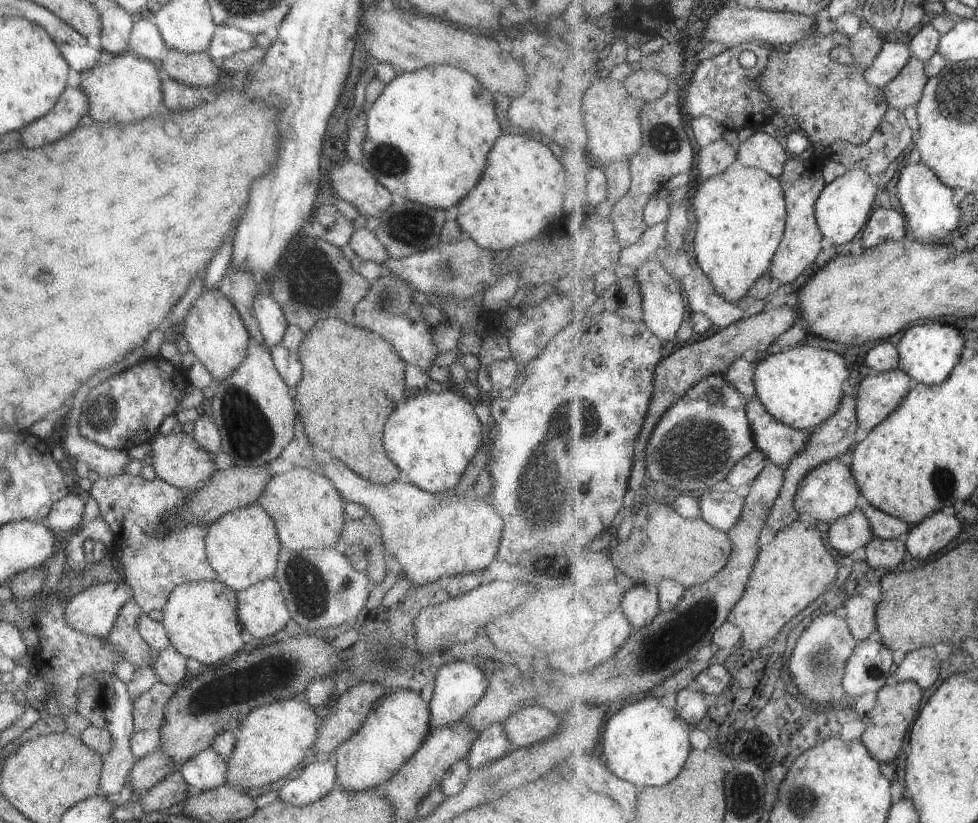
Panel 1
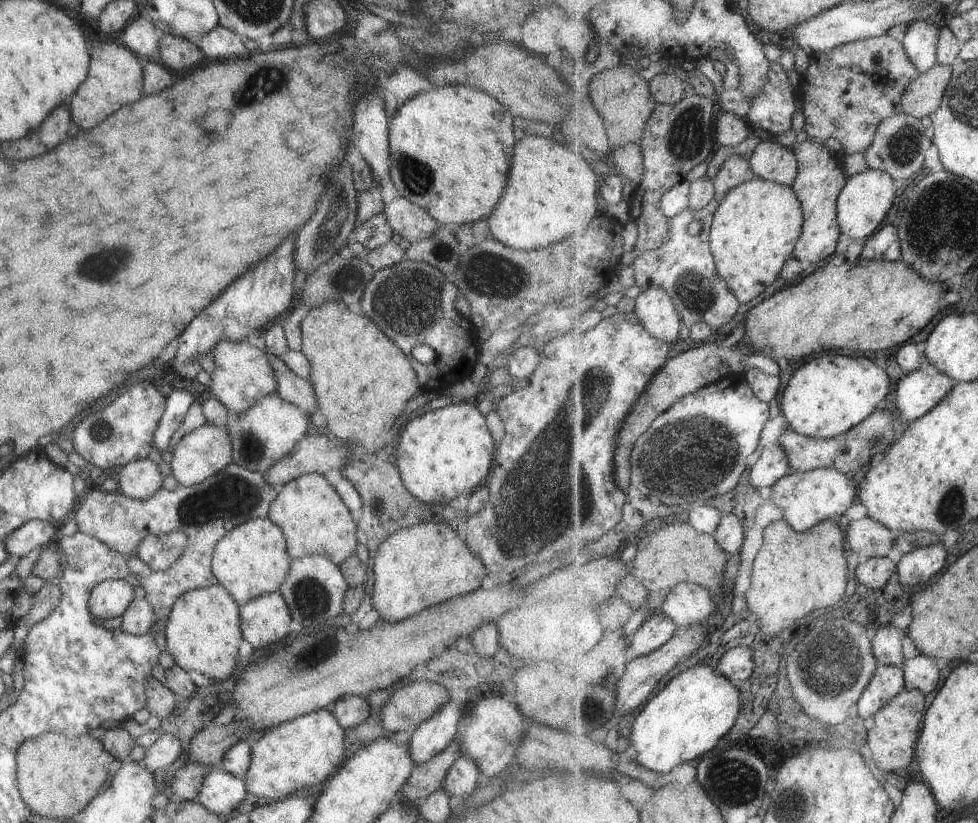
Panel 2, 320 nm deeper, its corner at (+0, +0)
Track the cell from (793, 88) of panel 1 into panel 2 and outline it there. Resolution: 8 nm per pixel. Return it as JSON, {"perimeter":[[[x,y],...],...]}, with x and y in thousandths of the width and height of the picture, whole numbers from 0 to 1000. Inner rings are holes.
{"perimeter":[[[909,41],[900,45],[878,47],[874,51],[863,53],[862,56],[853,58],[852,61],[846,63],[839,62],[830,64],[827,69],[826,85],[821,92],[818,92],[818,102],[816,106],[816,117],[820,124],[819,132],[823,141],[822,158],[826,163],[826,168],[842,174],[844,174],[846,168],[853,168],[859,173],[864,187],[871,188],[874,186],[883,186],[892,177],[892,173],[896,169],[896,160],[900,154],[900,151],[903,149],[905,145],[915,140],[920,140],[924,136],[924,132],[922,131],[922,120],[924,119],[925,111],[928,109],[928,104],[933,100],[936,100],[940,95],[940,91],[941,85],[938,83],[937,78],[934,78],[933,70],[928,67],[922,50],[913,46]]]}

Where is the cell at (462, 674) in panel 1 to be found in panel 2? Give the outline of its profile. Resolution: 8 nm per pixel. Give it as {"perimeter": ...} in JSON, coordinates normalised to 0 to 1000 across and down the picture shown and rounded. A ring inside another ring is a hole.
{"perimeter":[[[459,848],[419,892],[415,906],[422,931],[441,922],[465,897],[466,880],[471,870],[470,855]]]}

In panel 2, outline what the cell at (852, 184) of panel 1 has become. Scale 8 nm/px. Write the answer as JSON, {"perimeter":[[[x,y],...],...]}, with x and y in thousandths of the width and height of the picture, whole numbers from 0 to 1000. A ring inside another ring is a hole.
{"perimeter":[[[888,204],[867,217],[857,242],[857,267],[862,289],[889,290],[907,267],[909,255],[917,247],[921,226],[905,208]]]}

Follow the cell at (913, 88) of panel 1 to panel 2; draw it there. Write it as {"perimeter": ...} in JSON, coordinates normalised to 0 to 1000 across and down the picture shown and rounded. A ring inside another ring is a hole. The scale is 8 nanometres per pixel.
{"perimeter":[[[959,78],[950,87],[942,89],[925,111],[922,120],[924,136],[940,146],[958,136],[965,124],[966,111],[974,97],[974,86],[972,79]]]}

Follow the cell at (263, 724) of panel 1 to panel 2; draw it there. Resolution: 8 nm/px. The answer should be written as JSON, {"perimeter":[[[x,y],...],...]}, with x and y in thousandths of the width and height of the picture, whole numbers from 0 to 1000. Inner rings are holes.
{"perimeter":[[[322,861],[276,883],[258,904],[256,928],[247,949],[263,970],[288,972],[293,965],[332,950],[351,923],[353,886],[331,861]]]}

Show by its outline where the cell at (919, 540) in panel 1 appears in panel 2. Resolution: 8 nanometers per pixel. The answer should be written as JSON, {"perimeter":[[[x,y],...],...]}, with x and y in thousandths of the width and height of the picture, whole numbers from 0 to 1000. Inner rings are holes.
{"perimeter":[[[959,660],[927,672],[917,684],[916,695],[921,710],[942,712],[948,710],[954,700],[958,700],[966,690],[966,685],[968,685],[968,665]]]}

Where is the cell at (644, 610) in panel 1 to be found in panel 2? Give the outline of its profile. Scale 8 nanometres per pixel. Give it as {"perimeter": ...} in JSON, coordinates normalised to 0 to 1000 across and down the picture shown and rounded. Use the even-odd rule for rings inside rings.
{"perimeter":[[[678,744],[665,746],[642,785],[643,802],[648,803],[650,800],[666,795],[680,785],[691,772],[692,761],[693,758]]]}

